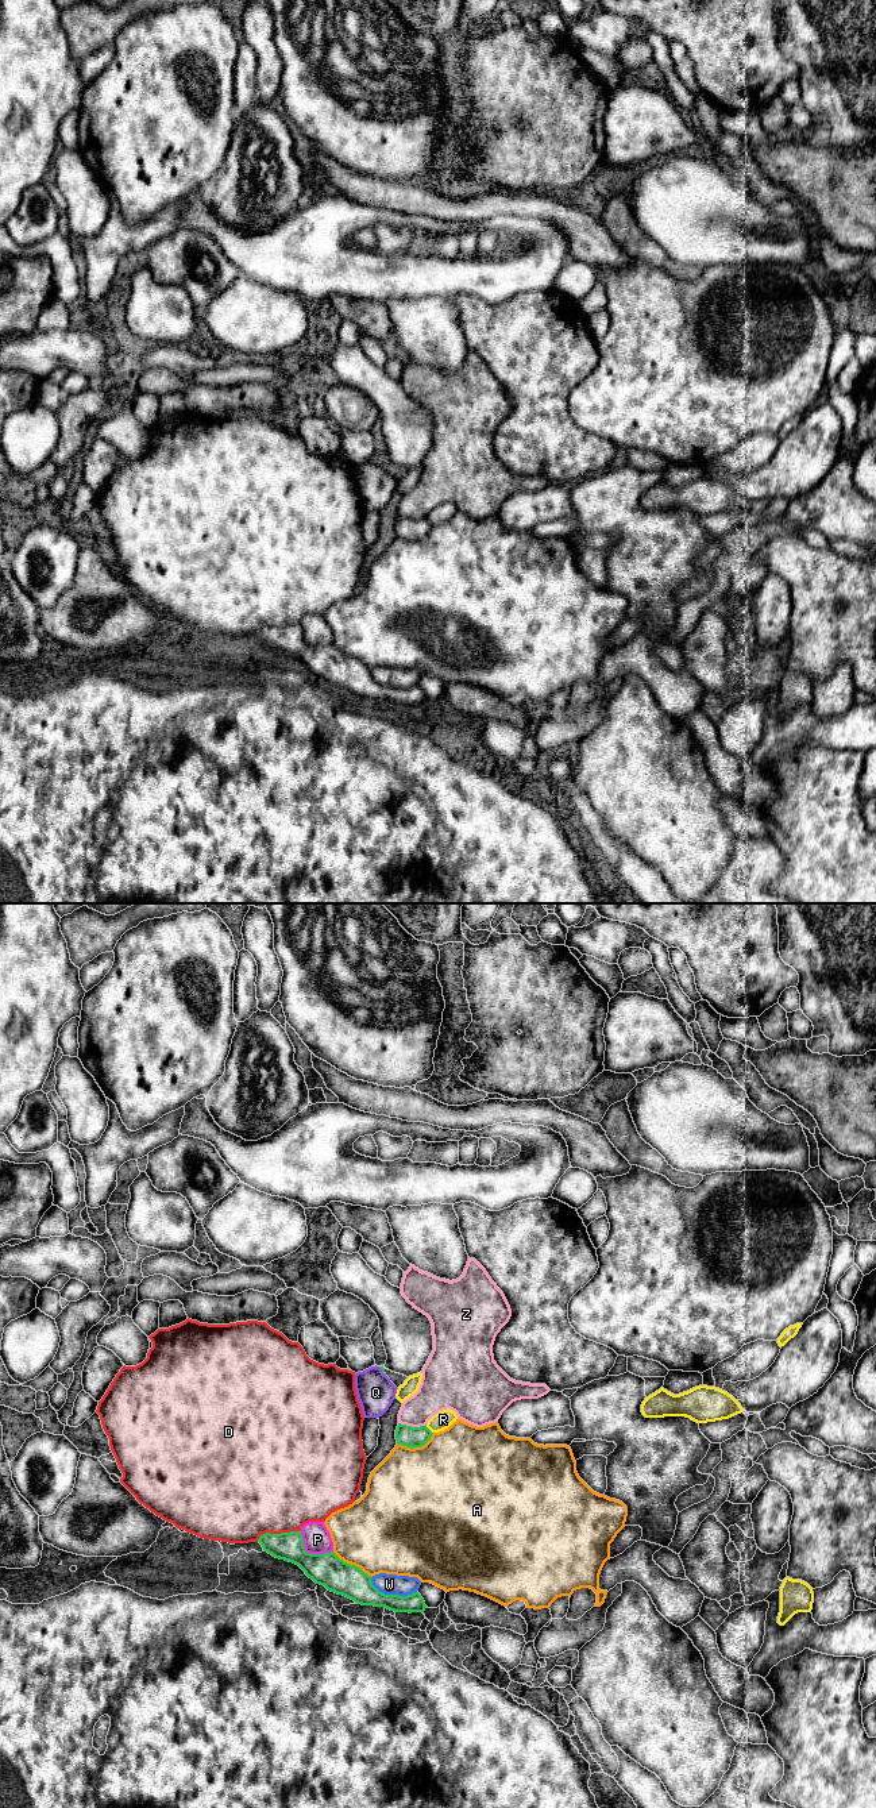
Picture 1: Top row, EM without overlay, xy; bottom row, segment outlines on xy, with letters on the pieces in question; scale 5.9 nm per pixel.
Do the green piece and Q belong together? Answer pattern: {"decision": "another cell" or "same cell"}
{"decision": "another cell"}

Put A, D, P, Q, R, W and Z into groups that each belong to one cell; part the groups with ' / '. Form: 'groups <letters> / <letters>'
groups A / D / P / Q / R / W / Z

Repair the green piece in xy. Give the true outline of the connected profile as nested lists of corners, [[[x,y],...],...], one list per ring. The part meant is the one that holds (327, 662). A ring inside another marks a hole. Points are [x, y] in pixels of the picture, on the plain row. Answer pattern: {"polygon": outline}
{"polygon": [[[301,624],[266,625],[258,635],[275,651],[298,658],[316,676],[343,687],[358,697],[385,699],[394,705],[424,705],[427,698],[418,685],[408,689],[385,687],[360,660],[340,652],[333,644],[310,647],[305,644]]]}

